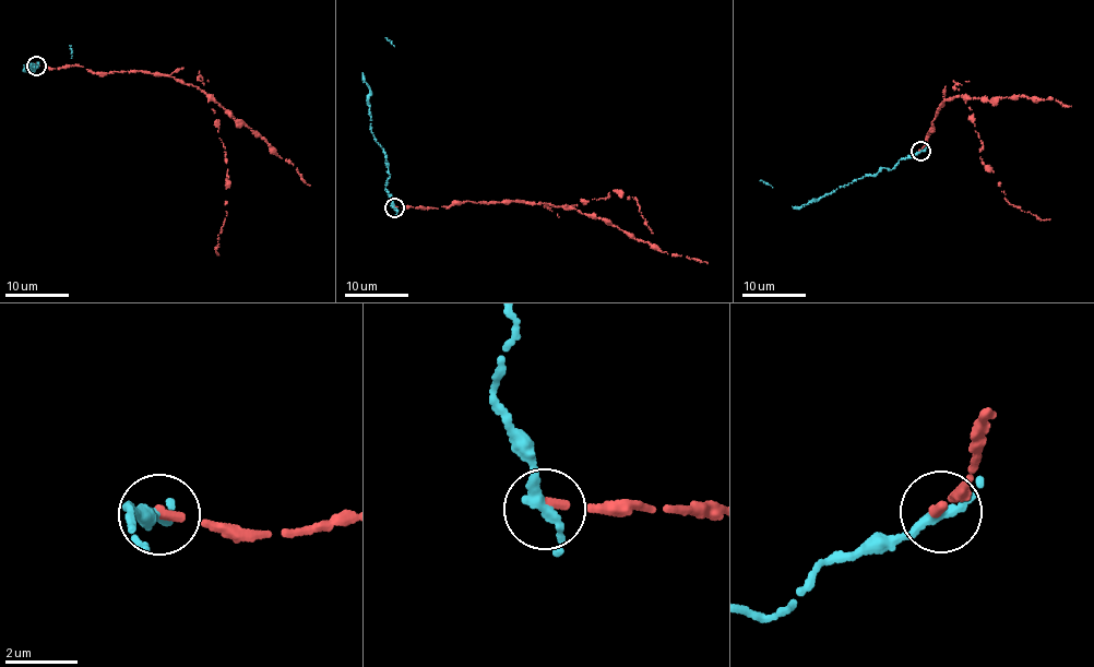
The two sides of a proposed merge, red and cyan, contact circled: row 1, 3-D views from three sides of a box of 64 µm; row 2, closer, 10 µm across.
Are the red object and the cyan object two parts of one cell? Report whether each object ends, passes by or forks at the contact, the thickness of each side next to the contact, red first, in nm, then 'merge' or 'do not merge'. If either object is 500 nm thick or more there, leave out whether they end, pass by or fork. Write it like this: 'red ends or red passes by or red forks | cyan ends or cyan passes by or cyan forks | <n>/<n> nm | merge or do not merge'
red ends | cyan passes by | 280/280 nm | do not merge

